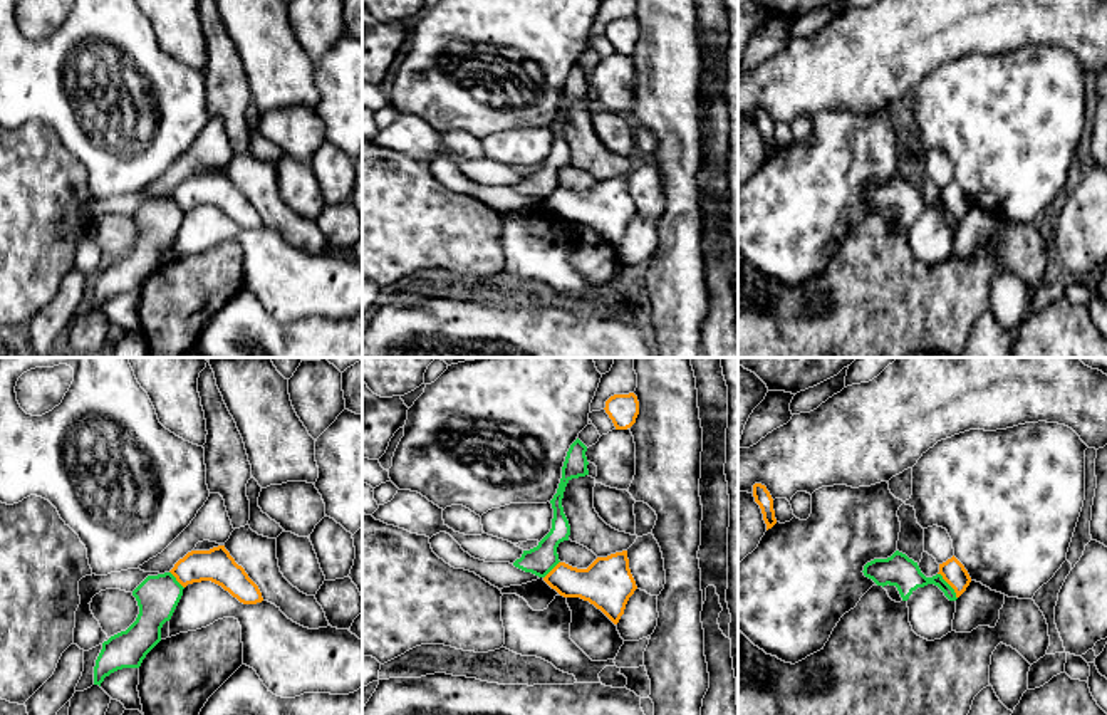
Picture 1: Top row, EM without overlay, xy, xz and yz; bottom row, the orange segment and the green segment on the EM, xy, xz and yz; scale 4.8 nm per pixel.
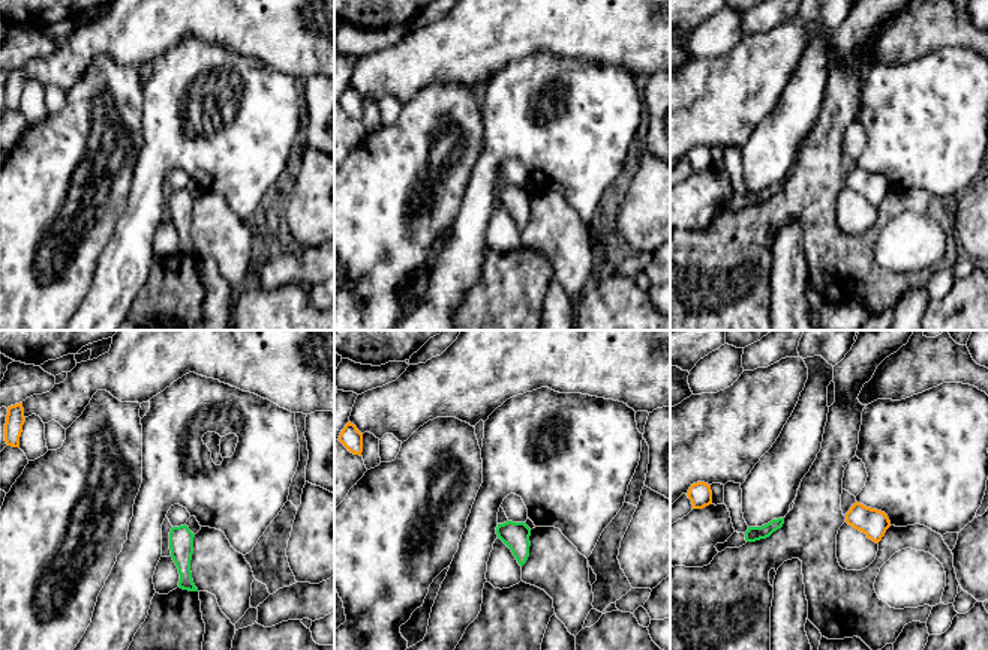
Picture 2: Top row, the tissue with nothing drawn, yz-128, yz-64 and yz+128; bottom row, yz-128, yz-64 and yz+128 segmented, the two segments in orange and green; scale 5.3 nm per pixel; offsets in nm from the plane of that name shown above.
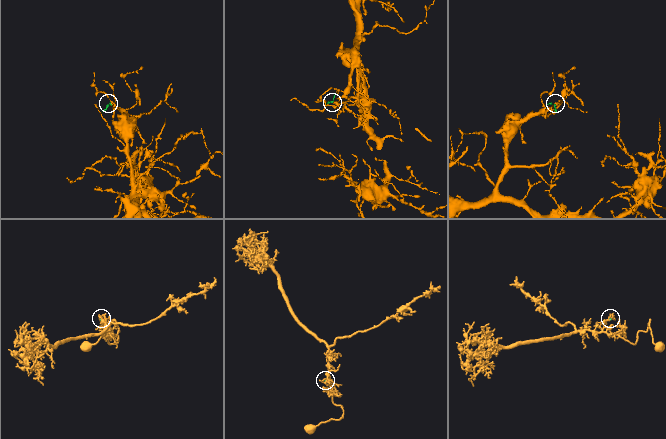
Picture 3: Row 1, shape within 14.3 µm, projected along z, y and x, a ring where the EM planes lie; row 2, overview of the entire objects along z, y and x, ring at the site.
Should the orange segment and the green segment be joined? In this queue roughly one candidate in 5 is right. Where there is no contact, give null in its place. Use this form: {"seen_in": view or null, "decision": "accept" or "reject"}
{"seen_in": "yz", "decision": "reject"}

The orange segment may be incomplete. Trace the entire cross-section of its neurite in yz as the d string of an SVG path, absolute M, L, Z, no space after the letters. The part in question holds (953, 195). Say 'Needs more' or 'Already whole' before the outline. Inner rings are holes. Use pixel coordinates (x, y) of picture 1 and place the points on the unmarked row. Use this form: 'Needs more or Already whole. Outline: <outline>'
Already whole. Outline: M954 180L939 188L938 198L941 198L943 203L954 213L956 222L959 222L971 206L968 195Z

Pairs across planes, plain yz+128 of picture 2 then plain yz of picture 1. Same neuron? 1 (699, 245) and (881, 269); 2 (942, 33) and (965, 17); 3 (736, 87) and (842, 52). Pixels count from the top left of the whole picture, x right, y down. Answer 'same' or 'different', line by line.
1: same
2: same
3: same

